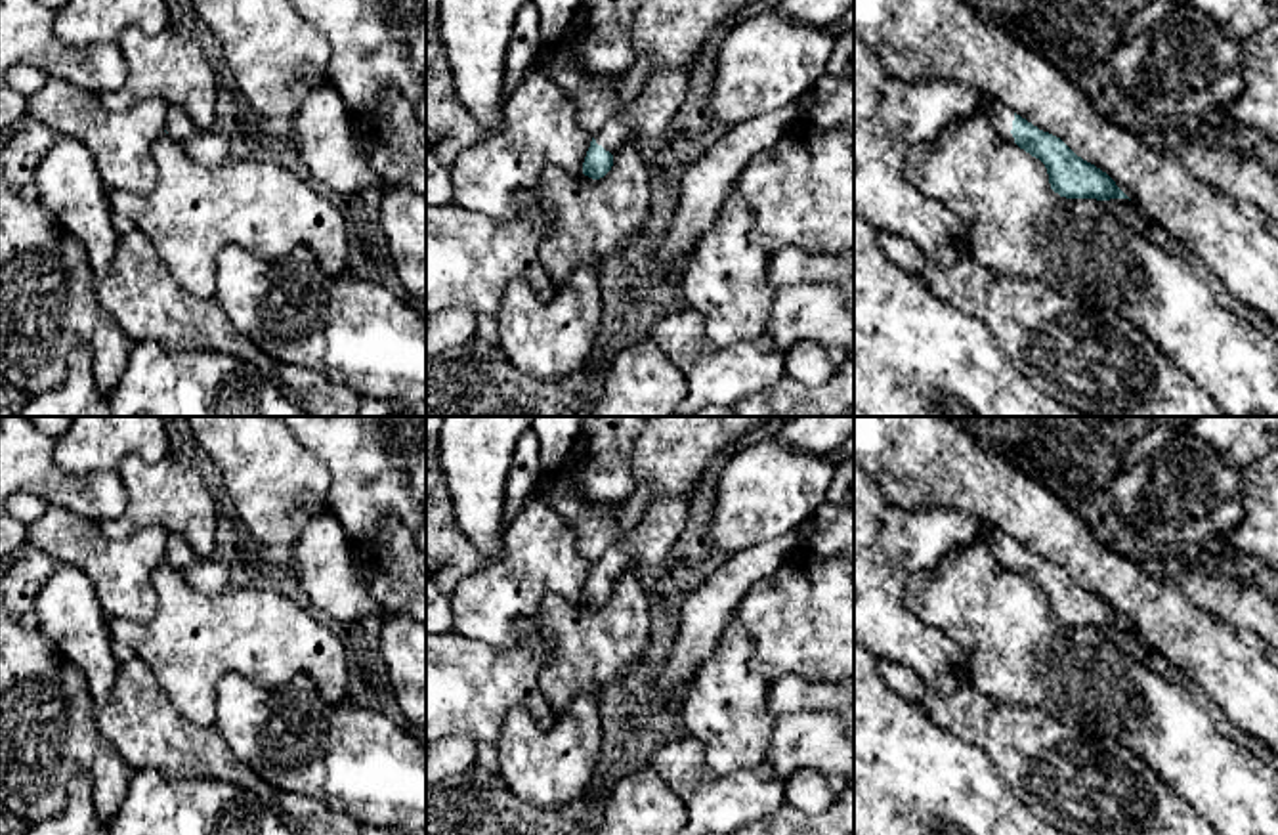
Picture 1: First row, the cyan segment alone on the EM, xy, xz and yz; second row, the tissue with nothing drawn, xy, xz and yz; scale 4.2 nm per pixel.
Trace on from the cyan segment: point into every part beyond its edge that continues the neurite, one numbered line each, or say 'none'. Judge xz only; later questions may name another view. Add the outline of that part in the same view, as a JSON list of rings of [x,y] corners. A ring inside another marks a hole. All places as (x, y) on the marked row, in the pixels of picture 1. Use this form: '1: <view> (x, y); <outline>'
1: xz (650, 113); [[[684,69],[653,73],[638,97],[600,128],[596,143],[613,155],[628,139],[642,145],[663,134],[686,99],[688,76]]]

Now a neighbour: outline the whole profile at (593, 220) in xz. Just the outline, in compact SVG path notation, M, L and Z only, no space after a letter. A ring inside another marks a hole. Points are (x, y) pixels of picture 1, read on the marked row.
M632 139L613 153L613 166L600 180L546 166L541 193L552 218L539 262L554 289L577 268L598 271L606 260L632 254L650 216L650 174Z

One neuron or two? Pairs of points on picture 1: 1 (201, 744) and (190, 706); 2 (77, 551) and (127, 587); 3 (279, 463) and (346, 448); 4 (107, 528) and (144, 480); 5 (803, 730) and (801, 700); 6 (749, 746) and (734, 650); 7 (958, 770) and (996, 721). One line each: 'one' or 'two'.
1: two
2: one
3: two
4: one
5: two
6: one
7: two

